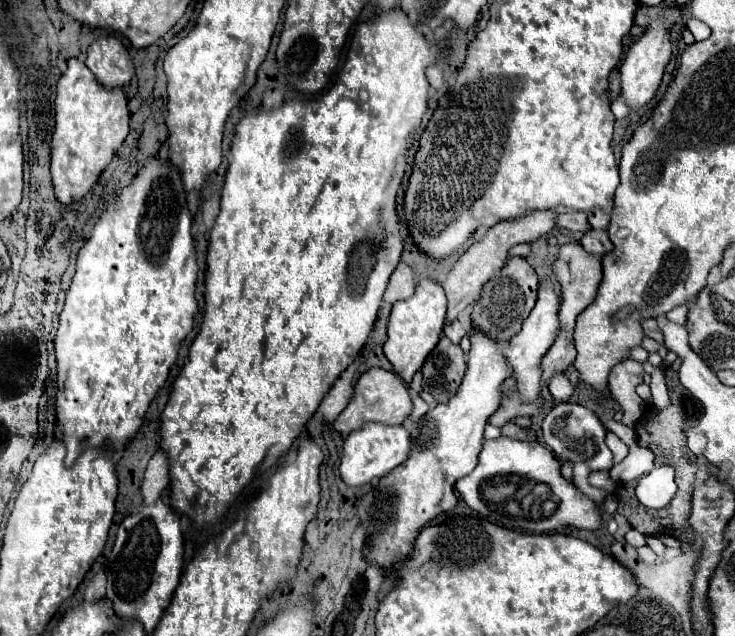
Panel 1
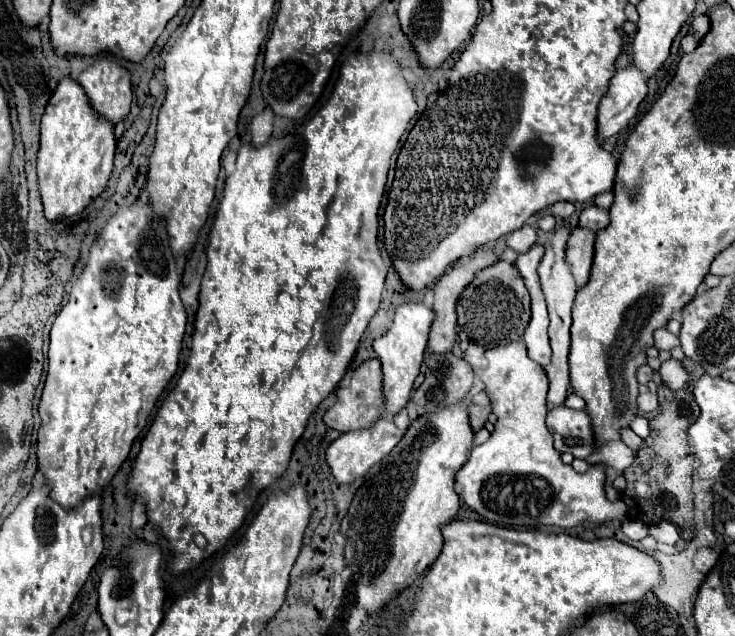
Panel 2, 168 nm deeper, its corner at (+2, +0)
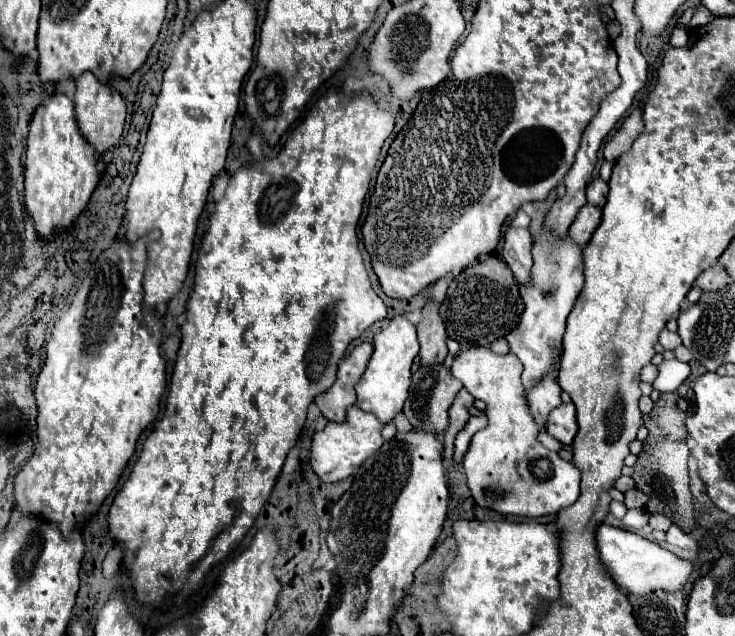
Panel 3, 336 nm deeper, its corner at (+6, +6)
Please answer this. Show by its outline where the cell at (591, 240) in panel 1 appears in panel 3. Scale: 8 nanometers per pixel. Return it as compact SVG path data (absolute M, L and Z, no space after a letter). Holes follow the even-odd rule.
M593 180L587 186L587 204L603 208L605 206L605 198L607 198L607 184L603 180Z

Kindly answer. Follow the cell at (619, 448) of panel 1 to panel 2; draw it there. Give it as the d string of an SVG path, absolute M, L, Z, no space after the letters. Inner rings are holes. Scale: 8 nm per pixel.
M523 340L491 348L485 352L485 358L487 366L473 368L473 372L485 384L497 422L491 438L471 450L469 460L455 476L461 500L487 522L509 528L573 528L583 522L603 524L609 520L627 520L625 502L609 502L605 496L605 468L601 464L589 466L587 472L579 474L561 462L559 452L553 448L551 432L545 426L547 376L527 356Z

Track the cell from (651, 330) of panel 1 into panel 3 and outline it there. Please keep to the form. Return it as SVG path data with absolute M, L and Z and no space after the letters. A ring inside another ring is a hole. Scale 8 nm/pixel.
M665 328L665 330L661 330L661 334L659 334L659 344L661 344L665 350L675 350L675 348L681 344L681 338L679 338L679 334L669 332L669 330Z

